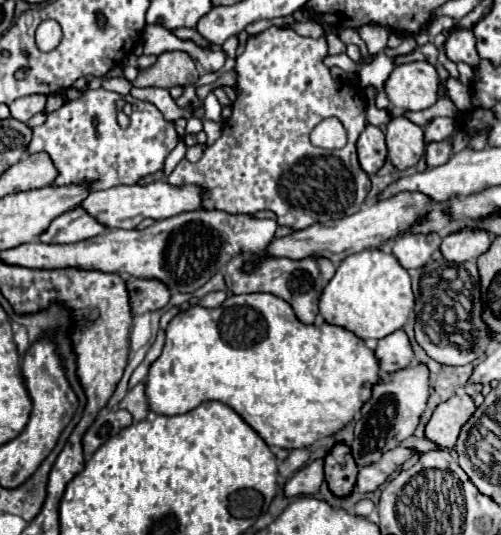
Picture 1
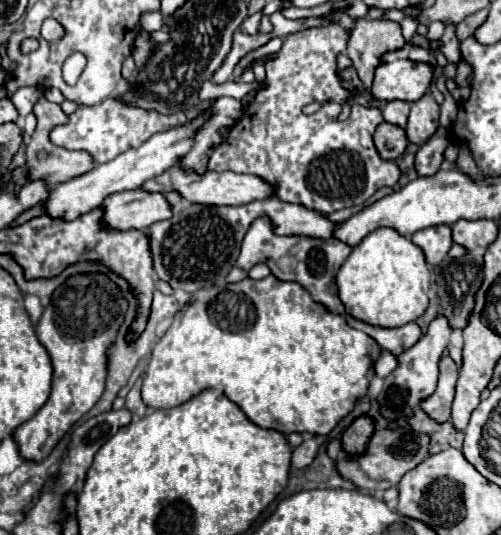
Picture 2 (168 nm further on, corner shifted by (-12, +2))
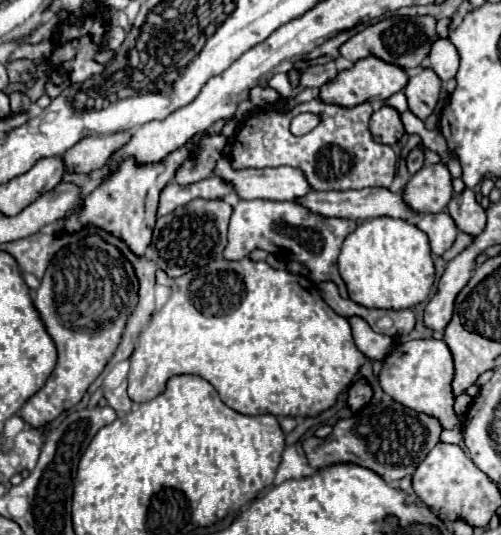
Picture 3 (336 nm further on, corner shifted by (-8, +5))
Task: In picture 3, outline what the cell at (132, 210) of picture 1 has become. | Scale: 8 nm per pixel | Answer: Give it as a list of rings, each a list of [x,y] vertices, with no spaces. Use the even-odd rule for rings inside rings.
[[[220,158],[218,164],[216,164],[216,168],[214,168],[214,176],[222,178],[234,190],[234,194],[240,200],[256,200],[256,198],[264,198],[264,200],[294,200],[294,198],[304,196],[304,194],[310,192],[310,186],[308,186],[304,174],[298,168],[292,168],[292,166],[236,170],[228,162],[228,158]]]

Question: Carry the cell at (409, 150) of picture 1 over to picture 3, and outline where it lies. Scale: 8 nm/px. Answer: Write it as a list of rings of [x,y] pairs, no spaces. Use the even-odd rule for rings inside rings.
[[[430,68],[422,70],[418,76],[412,76],[408,86],[404,88],[404,94],[408,98],[408,110],[420,120],[426,120],[438,104],[440,88],[442,82]]]

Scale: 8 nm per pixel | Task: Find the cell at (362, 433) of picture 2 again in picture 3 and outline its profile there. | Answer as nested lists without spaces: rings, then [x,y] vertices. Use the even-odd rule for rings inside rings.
[[[360,378],[356,384],[350,386],[348,406],[352,412],[360,412],[360,408],[366,408],[370,404],[370,400],[372,400],[372,388],[364,378]]]

